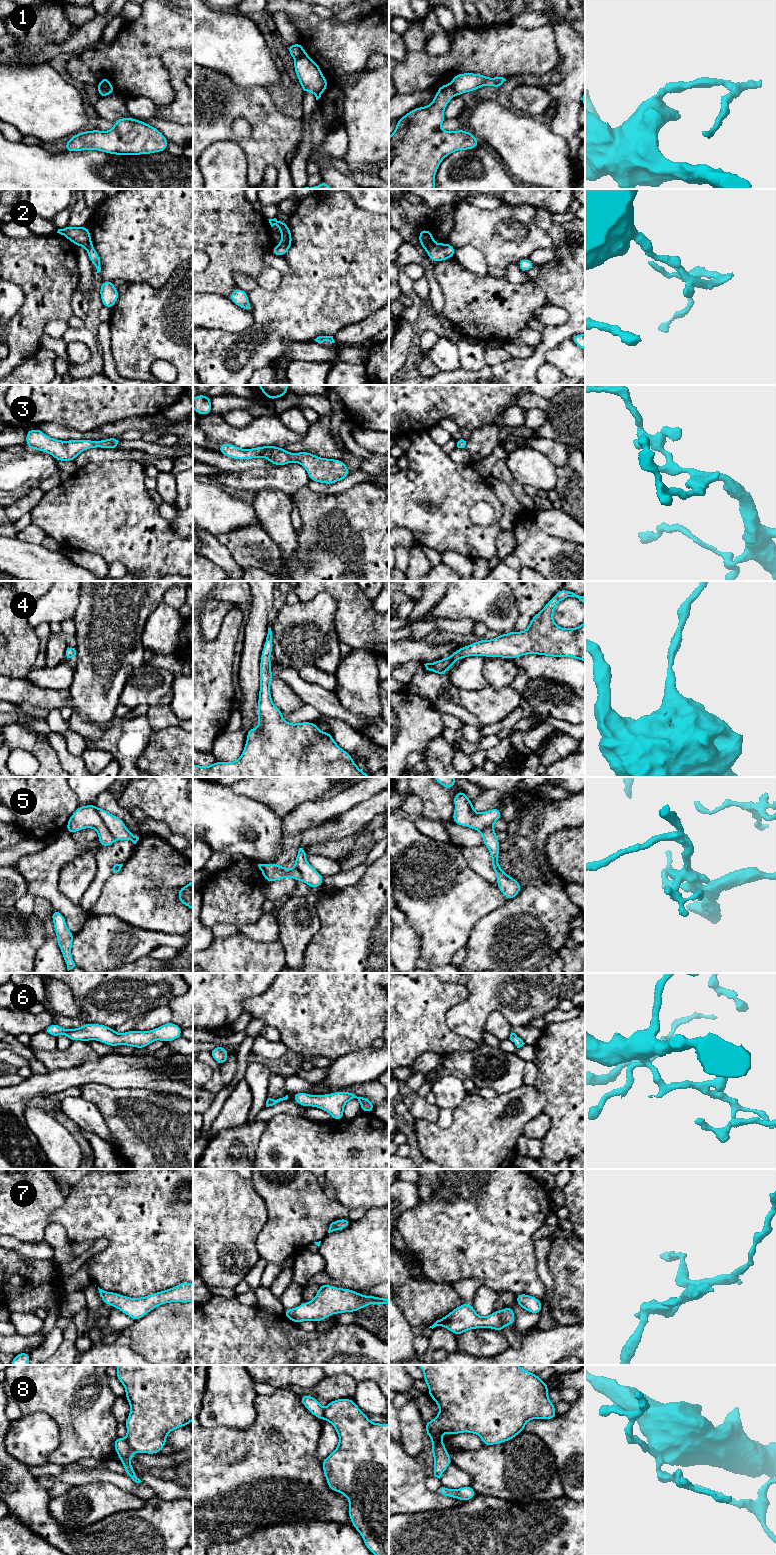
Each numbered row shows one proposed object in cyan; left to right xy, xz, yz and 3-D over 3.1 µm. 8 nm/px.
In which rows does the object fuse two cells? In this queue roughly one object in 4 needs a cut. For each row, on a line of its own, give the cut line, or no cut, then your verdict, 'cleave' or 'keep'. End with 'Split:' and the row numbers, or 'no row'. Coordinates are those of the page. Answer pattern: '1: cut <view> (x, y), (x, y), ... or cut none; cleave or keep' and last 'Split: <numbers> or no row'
1: cut xz (307, 54), (295, 59); cleave
2: cut yz (434, 243), (426, 250); cleave
3: cut none; keep
4: cut none; keep
5: cut xy (96, 808), (101, 820), (115, 840); cleave
6: cut none; keep
7: cut none; keep
8: cut xy (125, 1439), (133, 1452); cleave
Split: 1, 2, 5, 8

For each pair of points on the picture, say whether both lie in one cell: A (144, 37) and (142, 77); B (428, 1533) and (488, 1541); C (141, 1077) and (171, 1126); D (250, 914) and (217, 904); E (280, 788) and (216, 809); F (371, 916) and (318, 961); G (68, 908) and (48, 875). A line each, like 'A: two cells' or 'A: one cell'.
A: one cell
B: one cell
C: two cells
D: one cell
E: two cells
F: one cell
G: one cell

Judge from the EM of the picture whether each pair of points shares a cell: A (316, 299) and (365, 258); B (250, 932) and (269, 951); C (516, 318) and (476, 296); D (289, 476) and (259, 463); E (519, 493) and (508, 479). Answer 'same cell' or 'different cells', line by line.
A: same cell
B: different cells
C: same cell
D: different cells
E: same cell

